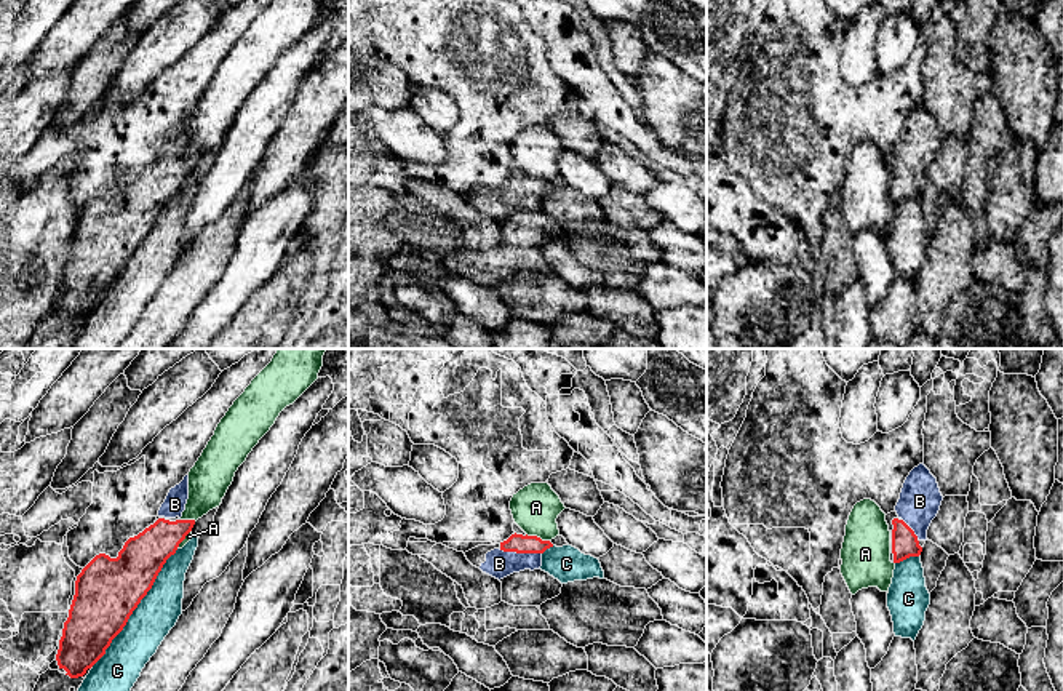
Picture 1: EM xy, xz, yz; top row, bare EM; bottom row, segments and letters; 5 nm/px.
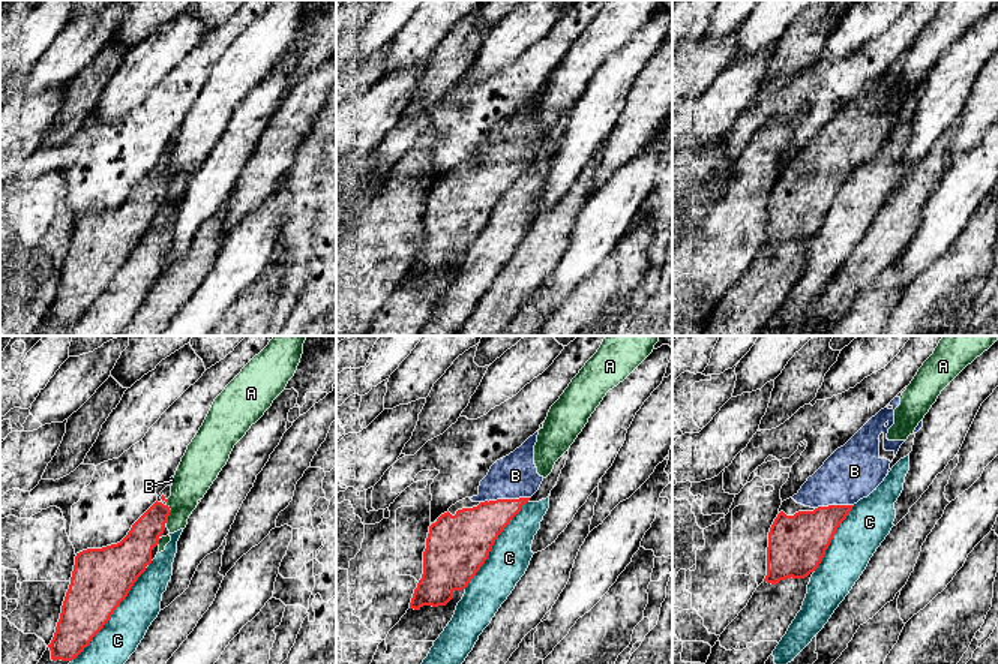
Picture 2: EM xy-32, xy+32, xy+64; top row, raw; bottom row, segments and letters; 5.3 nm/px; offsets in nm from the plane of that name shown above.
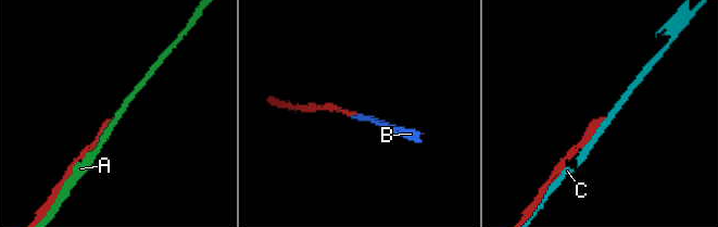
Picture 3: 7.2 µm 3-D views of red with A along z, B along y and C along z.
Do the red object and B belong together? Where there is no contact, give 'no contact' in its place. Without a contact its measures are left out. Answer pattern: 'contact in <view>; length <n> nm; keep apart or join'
contact in xz; length 220 nm; join

